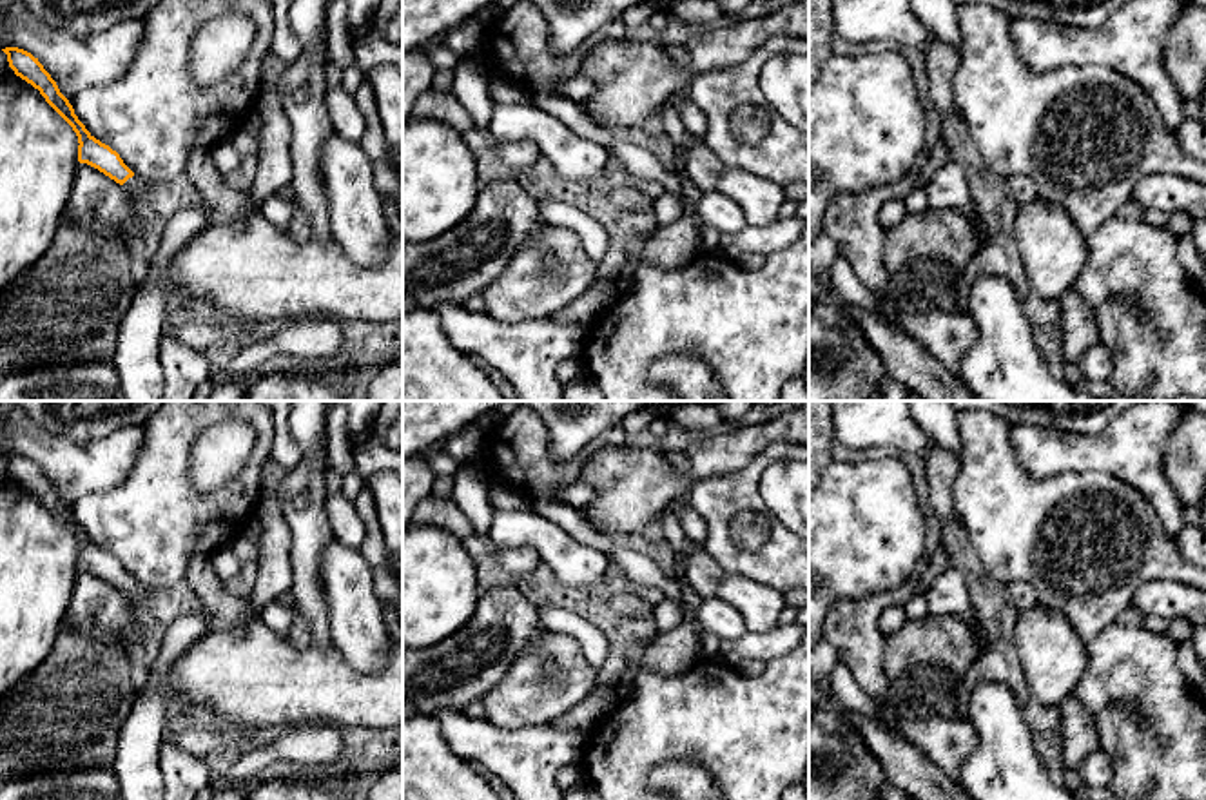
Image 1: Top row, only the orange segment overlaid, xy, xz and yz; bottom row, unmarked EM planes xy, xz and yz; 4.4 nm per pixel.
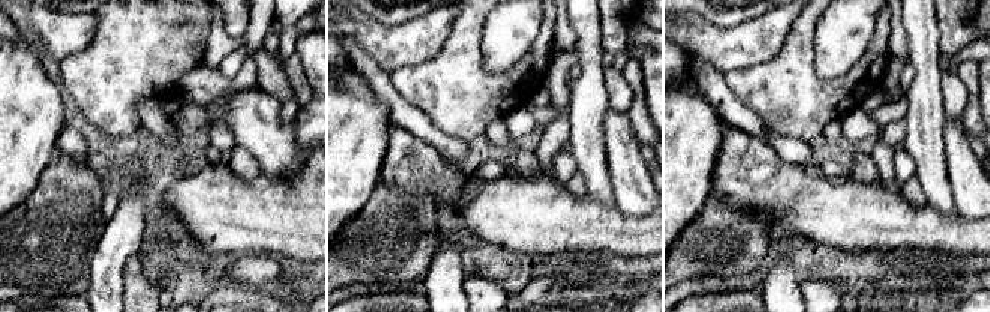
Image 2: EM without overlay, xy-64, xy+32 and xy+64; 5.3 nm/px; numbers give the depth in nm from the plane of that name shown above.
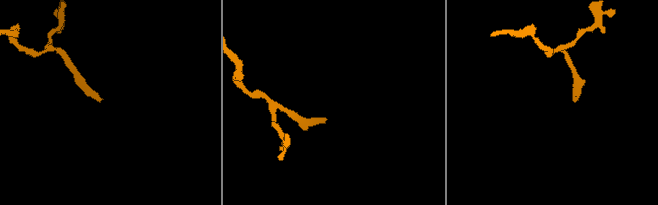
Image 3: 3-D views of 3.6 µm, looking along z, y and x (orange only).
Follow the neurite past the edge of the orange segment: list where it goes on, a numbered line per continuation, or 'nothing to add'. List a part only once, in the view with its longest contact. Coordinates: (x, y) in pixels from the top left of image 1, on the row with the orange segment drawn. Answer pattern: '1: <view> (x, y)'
1: xy (135, 182)

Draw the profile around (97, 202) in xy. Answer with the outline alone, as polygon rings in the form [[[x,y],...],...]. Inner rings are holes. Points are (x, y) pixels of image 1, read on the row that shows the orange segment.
[[[87,163],[76,167],[63,216],[73,223],[132,243],[134,210],[125,187]]]

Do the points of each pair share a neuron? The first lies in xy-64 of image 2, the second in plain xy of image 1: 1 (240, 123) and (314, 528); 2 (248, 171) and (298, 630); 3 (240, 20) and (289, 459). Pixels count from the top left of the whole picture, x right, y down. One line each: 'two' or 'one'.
1: two
2: one
3: one

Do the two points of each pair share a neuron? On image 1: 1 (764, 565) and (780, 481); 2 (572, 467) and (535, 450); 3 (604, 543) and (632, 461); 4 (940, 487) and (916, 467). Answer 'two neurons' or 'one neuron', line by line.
1: two neurons
2: one neuron
3: two neurons
4: two neurons

